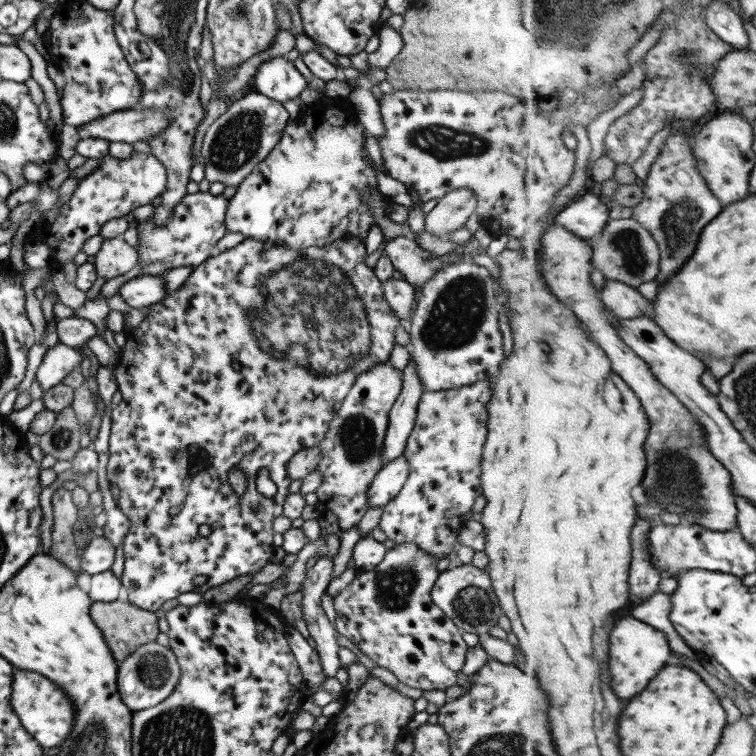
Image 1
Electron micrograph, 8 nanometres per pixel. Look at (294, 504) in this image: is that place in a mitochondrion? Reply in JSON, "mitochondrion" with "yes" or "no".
{"mitochondrion":"no"}

